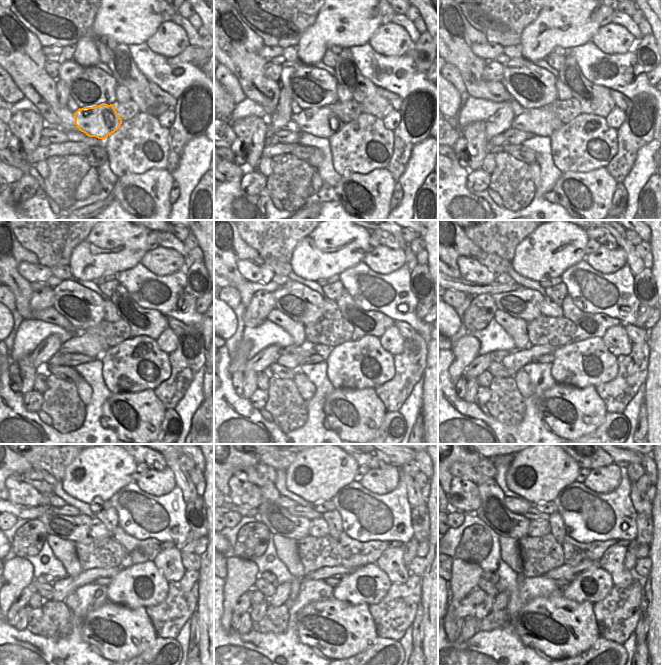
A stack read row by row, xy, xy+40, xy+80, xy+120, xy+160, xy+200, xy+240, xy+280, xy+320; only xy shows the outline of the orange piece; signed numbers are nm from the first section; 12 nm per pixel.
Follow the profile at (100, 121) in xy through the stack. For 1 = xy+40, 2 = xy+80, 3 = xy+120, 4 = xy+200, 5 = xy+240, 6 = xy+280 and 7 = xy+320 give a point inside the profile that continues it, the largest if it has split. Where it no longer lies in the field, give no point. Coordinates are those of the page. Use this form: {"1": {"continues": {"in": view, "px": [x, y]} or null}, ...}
{"1": {"continues": {"in": "xy+40", "px": [321, 122]}}, "2": {"continues": {"in": "xy+80", "px": [542, 122]}}, "3": {"continues": {"in": "xy+120", "px": [93, 346]}}, "4": {"continues": {"in": "xy+200", "px": [498, 355]}}, "5": {"continues": {"in": "xy+240", "px": [46, 578]}}, "6": {"continues": {"in": "xy+280", "px": [268, 576]}}, "7": {"continues": {"in": "xy+320", "px": [492, 576]}}}

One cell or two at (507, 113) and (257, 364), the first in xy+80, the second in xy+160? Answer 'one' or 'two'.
one

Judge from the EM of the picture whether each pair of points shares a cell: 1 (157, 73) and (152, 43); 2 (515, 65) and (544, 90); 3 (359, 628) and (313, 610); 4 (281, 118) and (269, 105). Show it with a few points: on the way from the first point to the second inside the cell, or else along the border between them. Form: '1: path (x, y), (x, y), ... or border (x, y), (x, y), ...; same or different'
1: border (145, 43), (151, 50), (166, 58); different
2: path (515, 75), (518, 75), (534, 87); same
3: path (348, 628), (336, 620), (324, 616); same
4: border (280, 87), (277, 107), (268, 116); different

